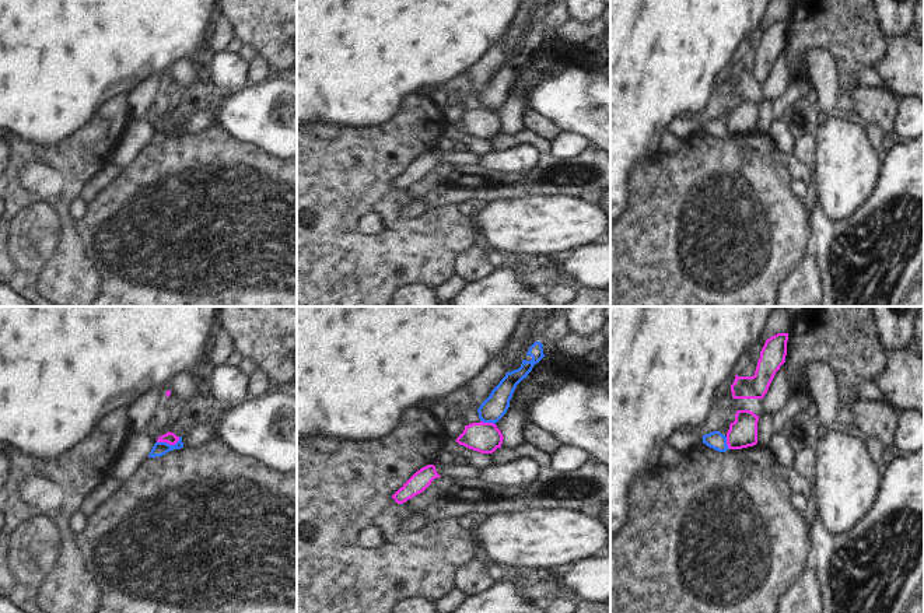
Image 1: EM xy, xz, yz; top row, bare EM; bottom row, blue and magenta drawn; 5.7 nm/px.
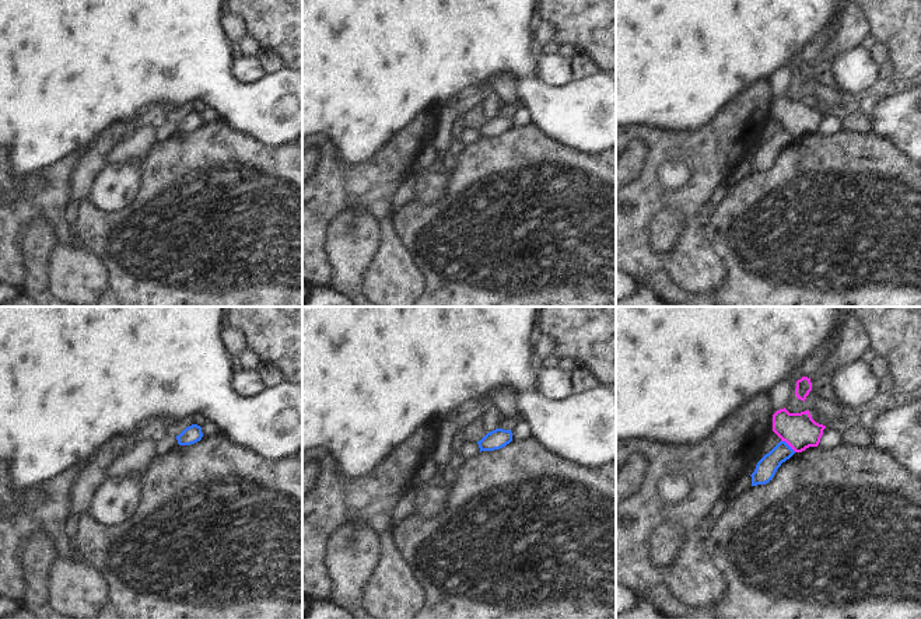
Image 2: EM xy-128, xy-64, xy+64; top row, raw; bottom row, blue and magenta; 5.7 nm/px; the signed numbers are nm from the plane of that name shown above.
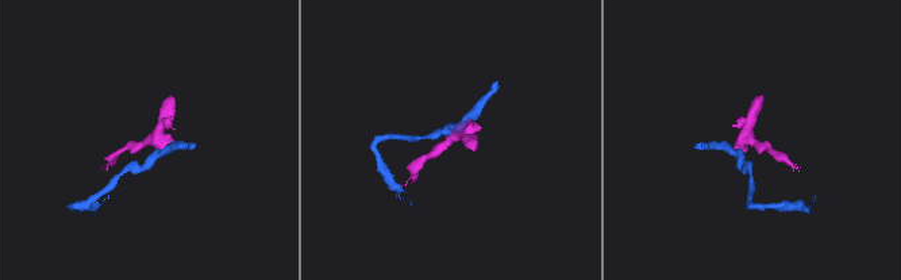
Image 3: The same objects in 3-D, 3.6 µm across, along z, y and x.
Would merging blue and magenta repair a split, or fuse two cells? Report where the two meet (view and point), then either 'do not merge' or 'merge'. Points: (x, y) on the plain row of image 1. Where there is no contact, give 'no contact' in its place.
xy (168, 130) | do not merge

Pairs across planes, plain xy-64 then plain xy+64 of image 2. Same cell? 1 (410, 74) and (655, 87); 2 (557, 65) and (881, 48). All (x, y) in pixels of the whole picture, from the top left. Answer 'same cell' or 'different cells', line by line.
1: same cell
2: different cells

